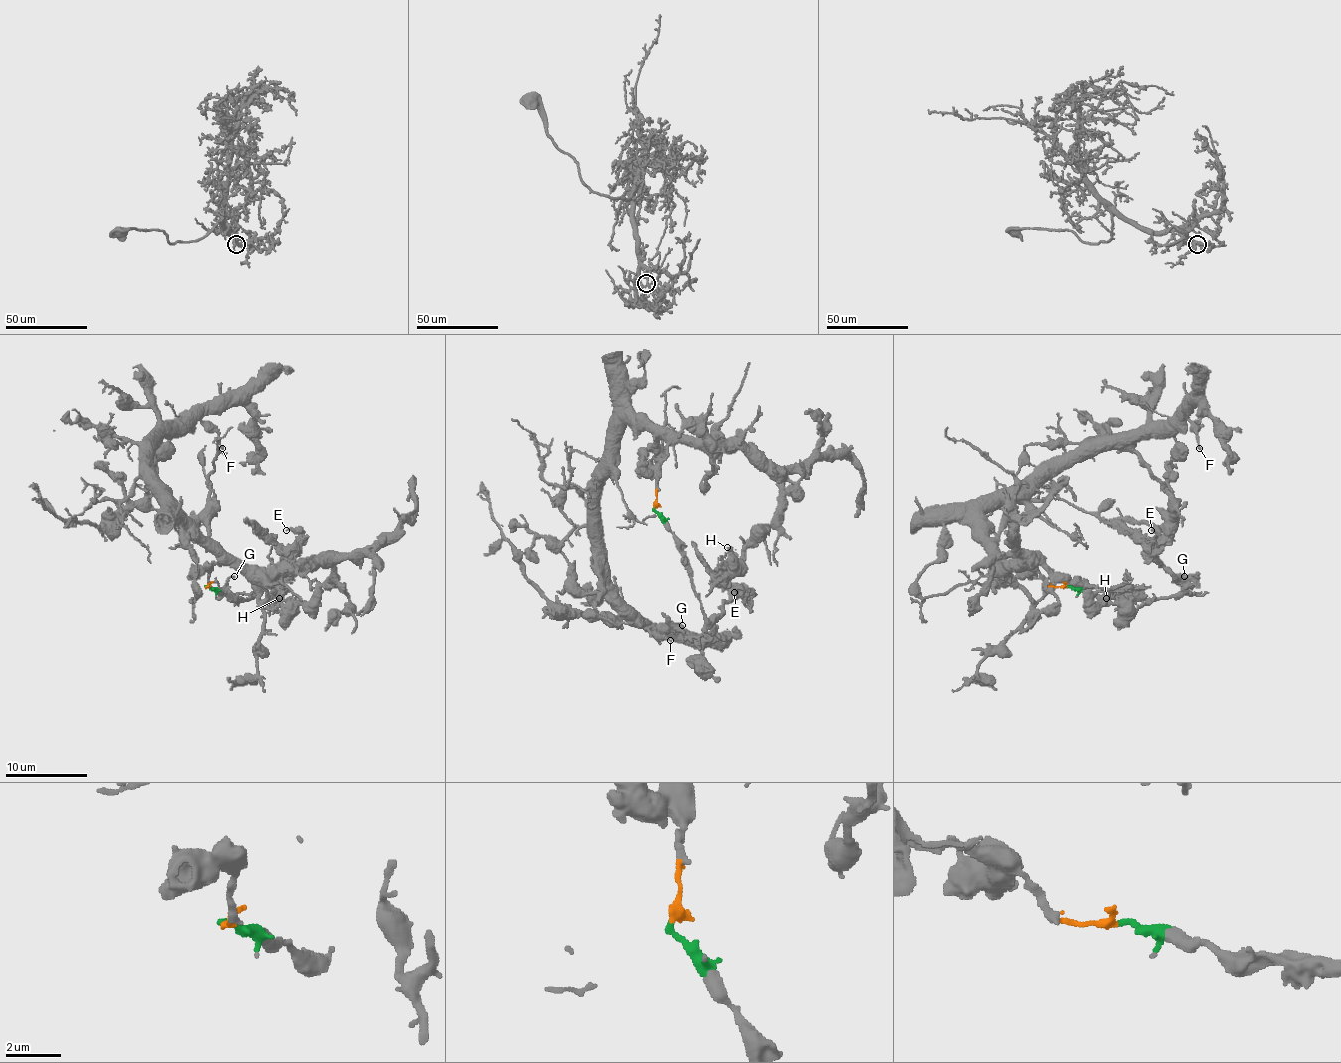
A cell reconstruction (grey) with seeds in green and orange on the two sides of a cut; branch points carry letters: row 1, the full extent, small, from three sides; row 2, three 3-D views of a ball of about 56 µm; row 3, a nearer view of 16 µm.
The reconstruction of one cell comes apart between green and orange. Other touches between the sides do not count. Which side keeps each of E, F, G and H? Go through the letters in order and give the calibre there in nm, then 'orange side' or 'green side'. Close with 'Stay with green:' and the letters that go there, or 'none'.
E: 190 nm | green side
F: 110 nm | orange side
G: 140 nm | green side
H: 150 nm | orange side
Stay with green: E, G

